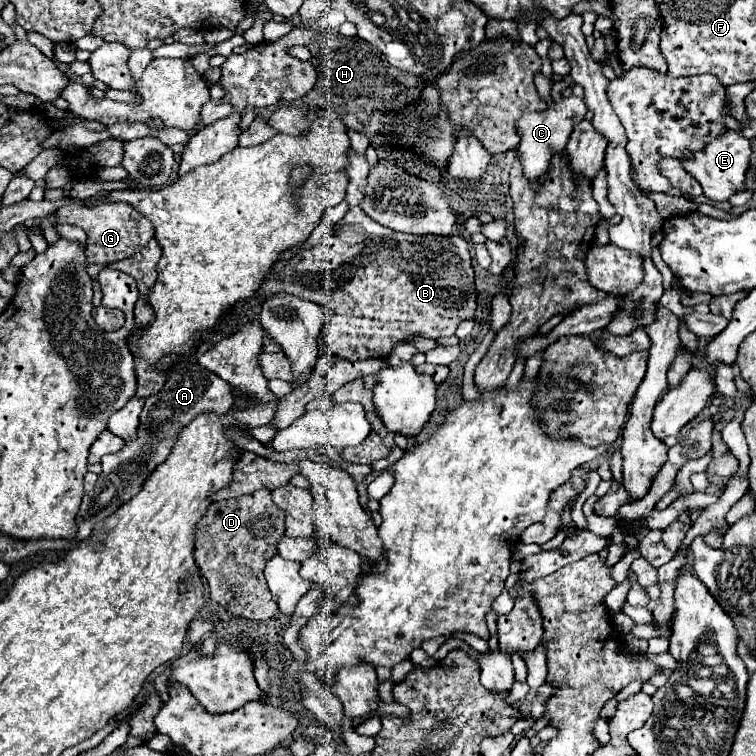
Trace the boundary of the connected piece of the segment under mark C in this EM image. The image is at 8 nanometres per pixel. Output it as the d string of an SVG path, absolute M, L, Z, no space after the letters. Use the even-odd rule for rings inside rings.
M571 94L571 96L561 96L559 100L547 102L545 112L527 112L525 116L519 118L517 132L521 134L521 142L517 146L517 156L521 158L523 172L529 180L535 180L543 172L547 172L549 162L551 162L551 154L565 150L567 140L571 136L571 128L579 120L585 118L585 112L587 112L587 106L585 106L583 98Z

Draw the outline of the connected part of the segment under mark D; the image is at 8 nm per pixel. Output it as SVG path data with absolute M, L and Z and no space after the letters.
M267 488L211 504L197 526L195 560L203 578L209 582L213 602L223 606L227 612L249 620L271 620L277 614L277 604L265 584L263 570L277 554L277 542L285 532L283 522L283 510L275 506Z

